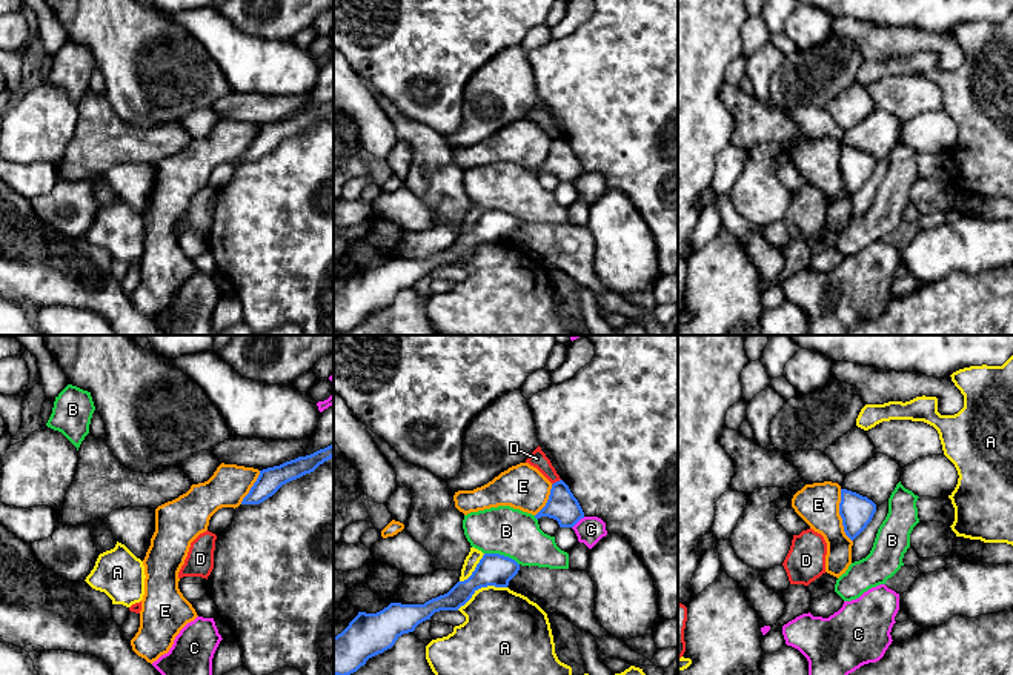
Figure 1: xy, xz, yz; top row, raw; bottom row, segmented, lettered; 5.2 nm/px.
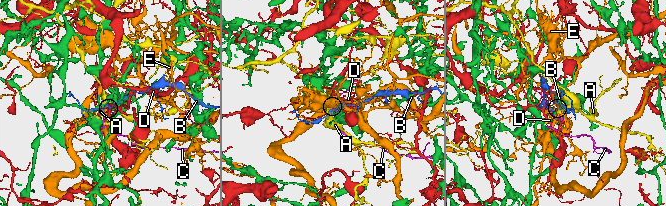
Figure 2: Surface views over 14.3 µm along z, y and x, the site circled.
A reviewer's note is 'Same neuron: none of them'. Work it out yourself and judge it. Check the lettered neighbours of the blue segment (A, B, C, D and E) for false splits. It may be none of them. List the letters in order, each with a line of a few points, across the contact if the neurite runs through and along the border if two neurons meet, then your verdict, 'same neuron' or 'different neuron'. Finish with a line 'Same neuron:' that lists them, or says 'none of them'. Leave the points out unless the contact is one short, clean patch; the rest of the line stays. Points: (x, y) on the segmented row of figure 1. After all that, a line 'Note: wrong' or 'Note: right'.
A: different neuron
B: xz (484, 552), (508, 555), (518, 565) | different neuron
C: xz (584, 517), (572, 528) | different neuron
D: different neuron
E: different neuron
Same neuron: none of them
Note: right

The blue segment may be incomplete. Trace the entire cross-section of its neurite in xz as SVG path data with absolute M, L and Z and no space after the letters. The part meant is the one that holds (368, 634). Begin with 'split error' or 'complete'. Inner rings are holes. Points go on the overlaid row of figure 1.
complete; M484 554L472 575L447 594L424 604L390 603L377 613L358 612L349 626L334 637L334 675L350 675L366 661L390 649L403 635L430 620L440 610L458 610L472 595L487 586L507 587L520 564L500 554Z

